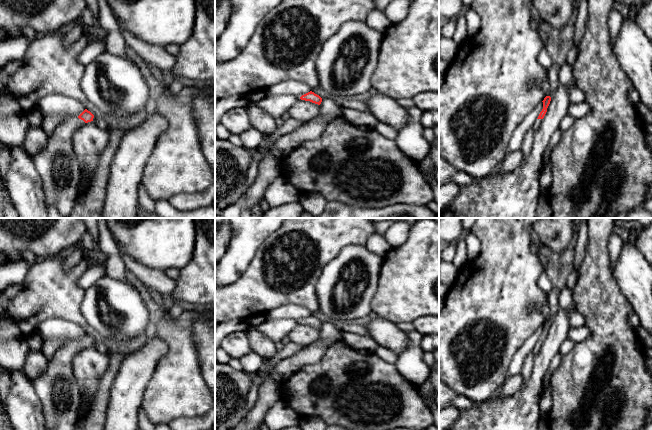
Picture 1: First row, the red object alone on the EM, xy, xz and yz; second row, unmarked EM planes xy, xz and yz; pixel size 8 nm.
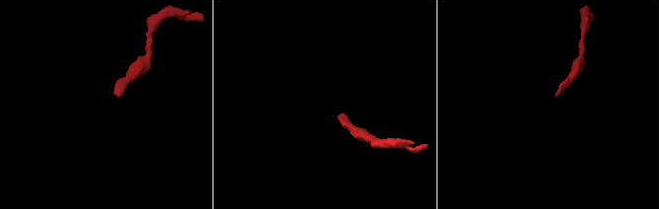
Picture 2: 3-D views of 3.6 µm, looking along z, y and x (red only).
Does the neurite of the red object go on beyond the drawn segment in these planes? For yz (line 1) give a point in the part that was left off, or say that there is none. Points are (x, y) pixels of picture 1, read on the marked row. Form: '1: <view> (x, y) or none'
1: yz (538, 122)

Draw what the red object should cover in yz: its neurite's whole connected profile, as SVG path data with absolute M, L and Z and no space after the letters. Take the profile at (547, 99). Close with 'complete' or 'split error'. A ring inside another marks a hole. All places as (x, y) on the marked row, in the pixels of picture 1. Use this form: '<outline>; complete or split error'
M546 96L546 97L544 98L544 100L542 101L542 102L543 102L543 109L542 109L542 111L540 112L537 120L535 121L535 123L534 123L534 125L533 125L533 129L534 129L535 131L540 127L540 125L541 125L541 123L542 123L542 119L544 118L544 116L545 116L545 114L546 114L546 112L547 112L547 108L548 108L548 106L549 106L549 104L550 104L550 101L551 101L551 97L550 97L550 96Z; split error

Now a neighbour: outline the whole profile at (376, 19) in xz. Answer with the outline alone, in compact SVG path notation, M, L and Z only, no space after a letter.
M374 9L368 13L366 24L382 34L392 25L384 12L379 9Z

